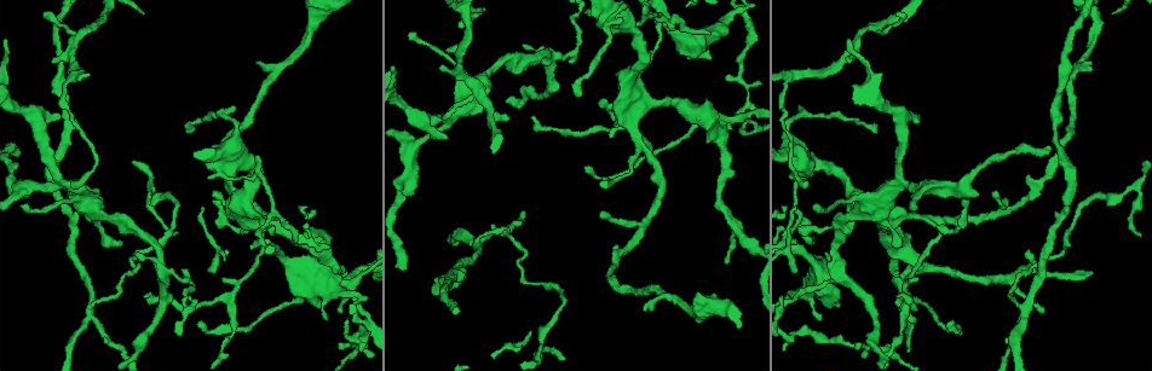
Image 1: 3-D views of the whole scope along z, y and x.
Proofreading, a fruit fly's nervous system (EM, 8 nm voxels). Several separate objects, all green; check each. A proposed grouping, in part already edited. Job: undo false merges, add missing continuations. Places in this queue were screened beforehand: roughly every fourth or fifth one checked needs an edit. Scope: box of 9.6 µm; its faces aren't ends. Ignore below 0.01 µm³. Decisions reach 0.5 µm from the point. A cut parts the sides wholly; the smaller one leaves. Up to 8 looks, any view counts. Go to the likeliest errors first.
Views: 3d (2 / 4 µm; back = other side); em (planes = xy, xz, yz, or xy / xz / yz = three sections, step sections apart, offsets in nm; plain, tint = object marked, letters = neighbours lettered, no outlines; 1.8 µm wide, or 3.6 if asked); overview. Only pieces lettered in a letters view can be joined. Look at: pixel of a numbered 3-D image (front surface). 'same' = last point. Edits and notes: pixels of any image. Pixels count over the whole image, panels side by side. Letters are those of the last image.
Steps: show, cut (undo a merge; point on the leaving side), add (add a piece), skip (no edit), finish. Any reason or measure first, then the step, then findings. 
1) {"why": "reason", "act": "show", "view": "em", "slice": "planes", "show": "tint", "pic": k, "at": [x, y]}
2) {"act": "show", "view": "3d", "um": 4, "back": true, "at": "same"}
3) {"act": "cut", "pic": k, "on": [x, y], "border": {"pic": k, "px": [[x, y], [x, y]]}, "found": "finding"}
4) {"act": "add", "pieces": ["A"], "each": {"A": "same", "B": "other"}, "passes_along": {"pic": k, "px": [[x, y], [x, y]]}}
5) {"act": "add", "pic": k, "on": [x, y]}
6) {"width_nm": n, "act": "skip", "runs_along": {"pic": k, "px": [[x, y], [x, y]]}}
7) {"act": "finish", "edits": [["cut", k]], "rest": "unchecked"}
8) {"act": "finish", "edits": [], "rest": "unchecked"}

{"why": "three-way junction", "act": "show", "view": "em", "slice": "yz", "step": 16, "show": "letters", "pic": 1, "at": [840, 271]}

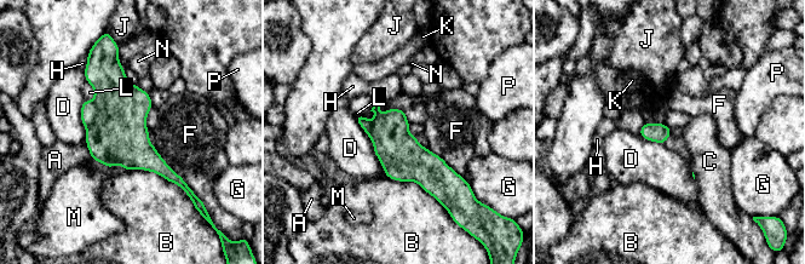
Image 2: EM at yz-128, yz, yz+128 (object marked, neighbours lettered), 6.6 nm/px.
{"width_nm": 130, "act": "cut", "pic": 2, "on": [88, 110], "each": {"A": "other", "B": "other", "C": "other", "D": "other", "F": "other", "G": "other", "H": "other", "J": "other", "K": "other", "L": "other", "M": "other", "N": "other", "P": "other"}, "found": "two cells meet here"}

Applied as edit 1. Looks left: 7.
{"why": "thick turns thin", "act": "show", "view": "em", "slice": "xy", "step": 4, "show": "letters", "pic": 1, "at": [261, 222]}

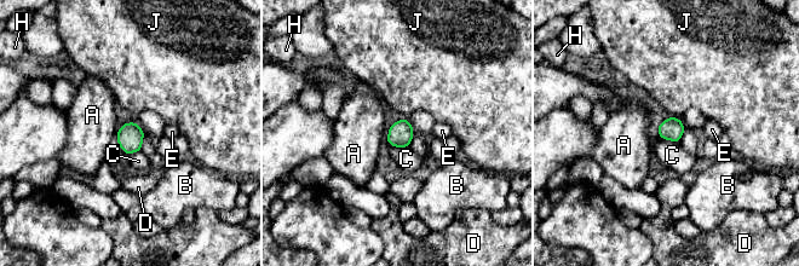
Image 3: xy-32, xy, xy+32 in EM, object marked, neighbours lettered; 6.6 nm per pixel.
{"act": "skip", "each": {"A": "other", "B": "other", "C": "other", "D": "other", "E": "other", "H": "other", "J": "other"}, "found": "continuous, no second cell"}

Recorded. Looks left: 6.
{"act": "show", "view": "em", "slice": "xy", "step": 8, "show": "tint", "pic": 1, "at": [848, 63]}

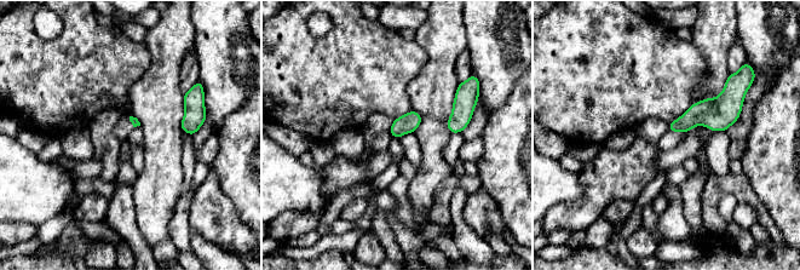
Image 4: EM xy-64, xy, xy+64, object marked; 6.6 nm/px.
{"act": "show", "view": "em", "slice": "yz", "step": 4, "show": "letters", "at": "same"}

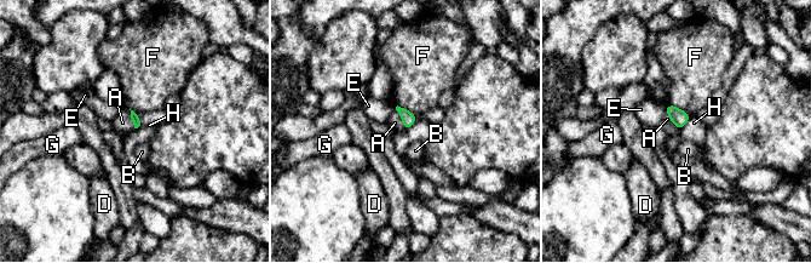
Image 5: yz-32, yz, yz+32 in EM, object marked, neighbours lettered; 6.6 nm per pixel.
{"act": "add", "pieces": ["A"], "each": {"A": "same", "B": "other", "D": "other", "E": "other", "F": "other", "G": "other", "H": "other"}, "found": "it goes on there"}

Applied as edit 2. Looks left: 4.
{"act": "finish", "edits": [["cut", 2], ["add", 5]], "rest": "unchecked"}

